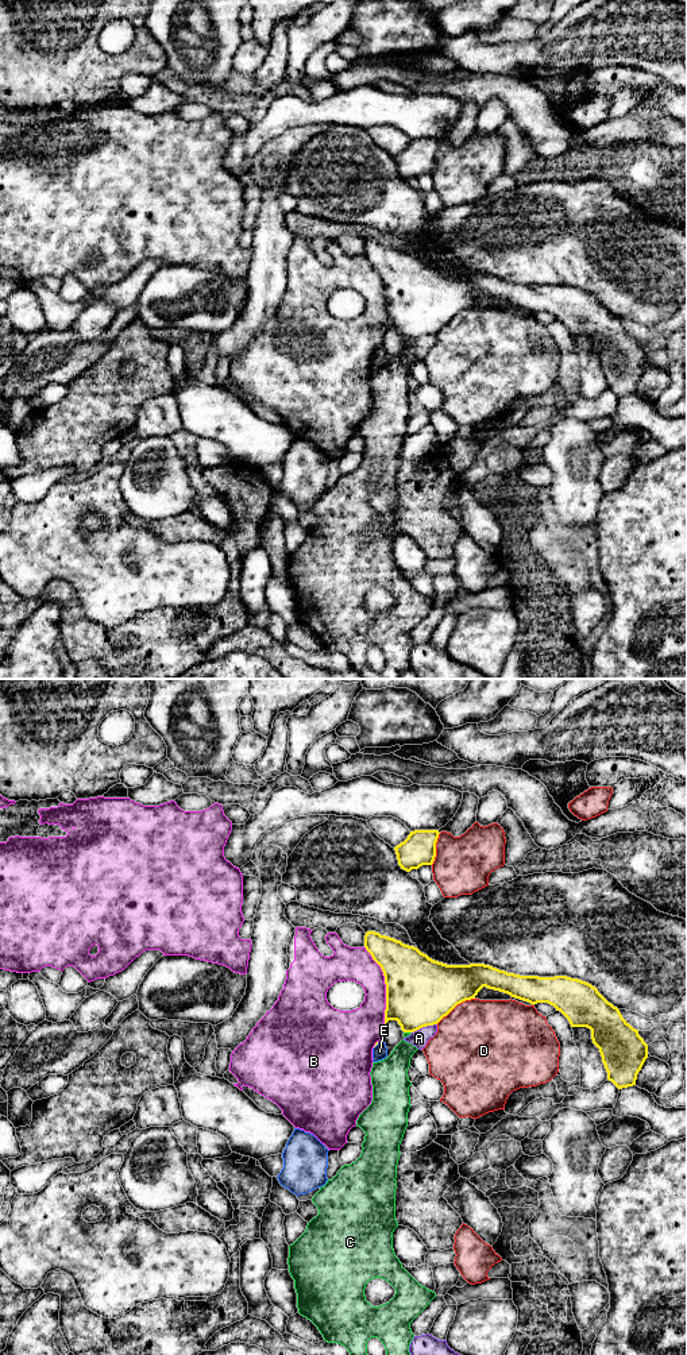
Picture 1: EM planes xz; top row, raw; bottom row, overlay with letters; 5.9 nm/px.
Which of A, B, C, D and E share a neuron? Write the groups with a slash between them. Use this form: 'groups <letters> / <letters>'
groups A / B / C / D / E

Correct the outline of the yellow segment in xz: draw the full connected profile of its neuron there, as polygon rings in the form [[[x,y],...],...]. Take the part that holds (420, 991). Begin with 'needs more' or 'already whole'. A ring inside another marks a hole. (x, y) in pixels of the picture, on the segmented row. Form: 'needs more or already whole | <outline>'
already whole | [[[367,931],[364,947],[381,966],[386,984],[385,1024],[397,1020],[404,1032],[414,1032],[422,1027],[437,1024],[458,1004],[475,999],[486,987],[530,1004],[548,1003],[560,1011],[571,1027],[591,1030],[593,1043],[599,1049],[607,1080],[618,1089],[636,1085],[637,1074],[648,1058],[648,1045],[591,984],[567,976],[539,977],[507,973],[485,964],[447,965],[429,958],[417,947],[394,938]]]

